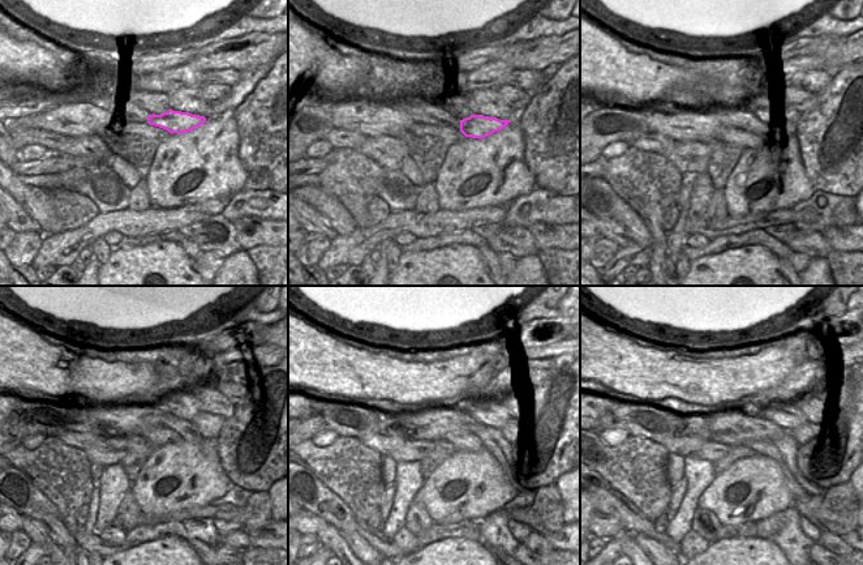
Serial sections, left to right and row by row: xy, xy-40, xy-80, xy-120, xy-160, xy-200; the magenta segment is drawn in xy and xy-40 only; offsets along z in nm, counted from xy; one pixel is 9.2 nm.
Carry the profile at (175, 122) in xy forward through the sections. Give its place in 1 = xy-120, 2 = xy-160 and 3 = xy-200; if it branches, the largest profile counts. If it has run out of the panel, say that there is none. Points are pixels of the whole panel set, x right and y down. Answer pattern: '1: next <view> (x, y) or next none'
1: next xy-120 (209, 424)
2: next xy-160 (510, 429)
3: next xy-200 (802, 433)

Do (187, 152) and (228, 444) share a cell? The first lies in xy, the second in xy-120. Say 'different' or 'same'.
different

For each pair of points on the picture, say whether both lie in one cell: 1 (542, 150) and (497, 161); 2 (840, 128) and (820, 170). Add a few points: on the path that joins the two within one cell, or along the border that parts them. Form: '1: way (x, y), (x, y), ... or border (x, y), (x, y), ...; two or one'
1: border (516, 125), (523, 137), (523, 161), (535, 184); two
2: way (840, 138), (840, 150), (831, 159); one

